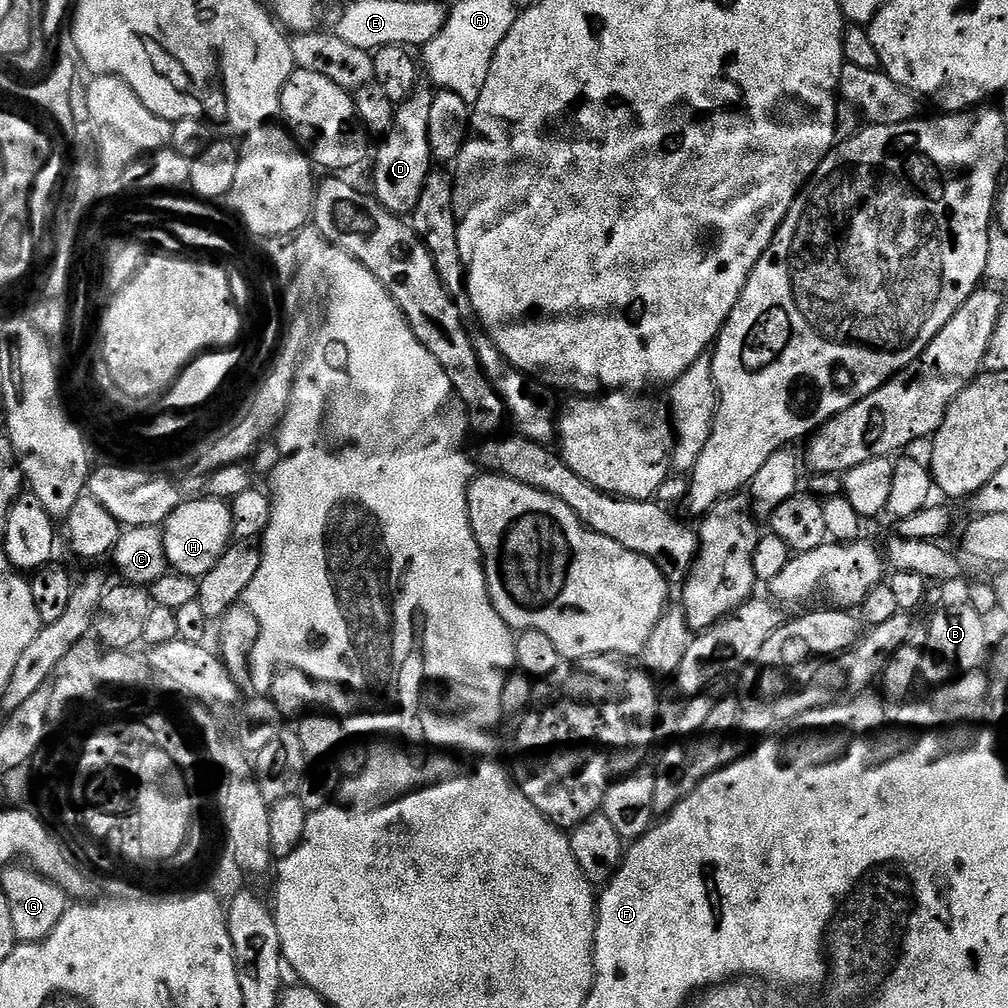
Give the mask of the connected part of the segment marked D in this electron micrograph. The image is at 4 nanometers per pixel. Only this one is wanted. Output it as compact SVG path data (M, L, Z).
M421 82L403 102L396 105L394 122L390 130L379 141L380 149L375 149L376 189L374 195L387 212L410 214L418 206L418 194L426 186L428 173L433 171L434 161L430 150L430 102L433 89Z

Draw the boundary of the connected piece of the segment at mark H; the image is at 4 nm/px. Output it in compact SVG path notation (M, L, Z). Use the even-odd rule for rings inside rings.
M185 499L162 525L168 567L175 575L197 578L204 576L214 570L218 558L222 558L229 544L233 543L231 507L225 501L207 499Z

